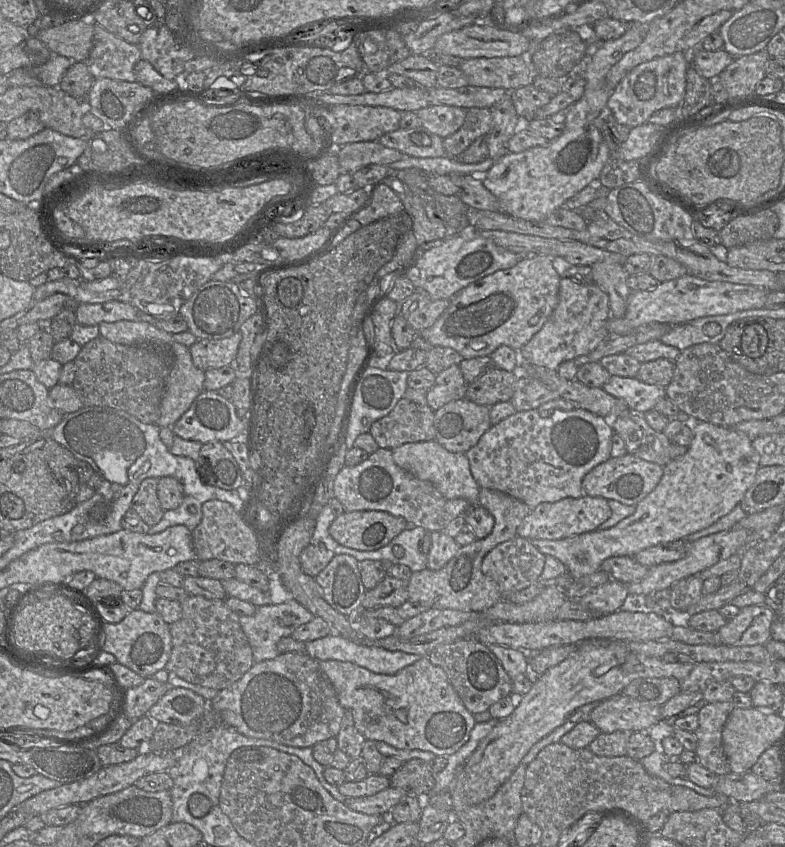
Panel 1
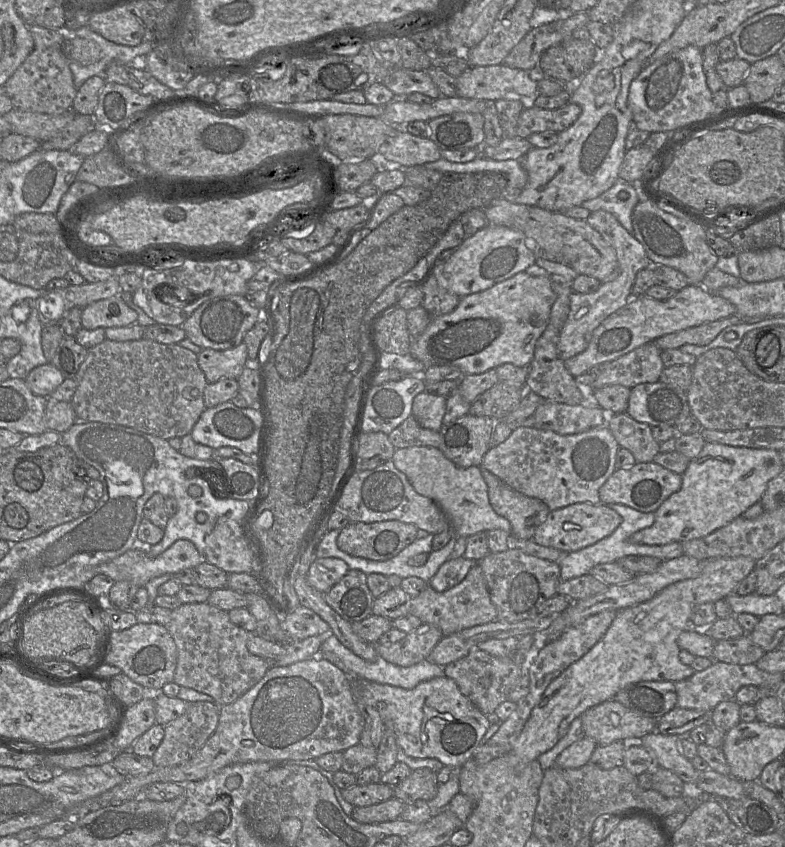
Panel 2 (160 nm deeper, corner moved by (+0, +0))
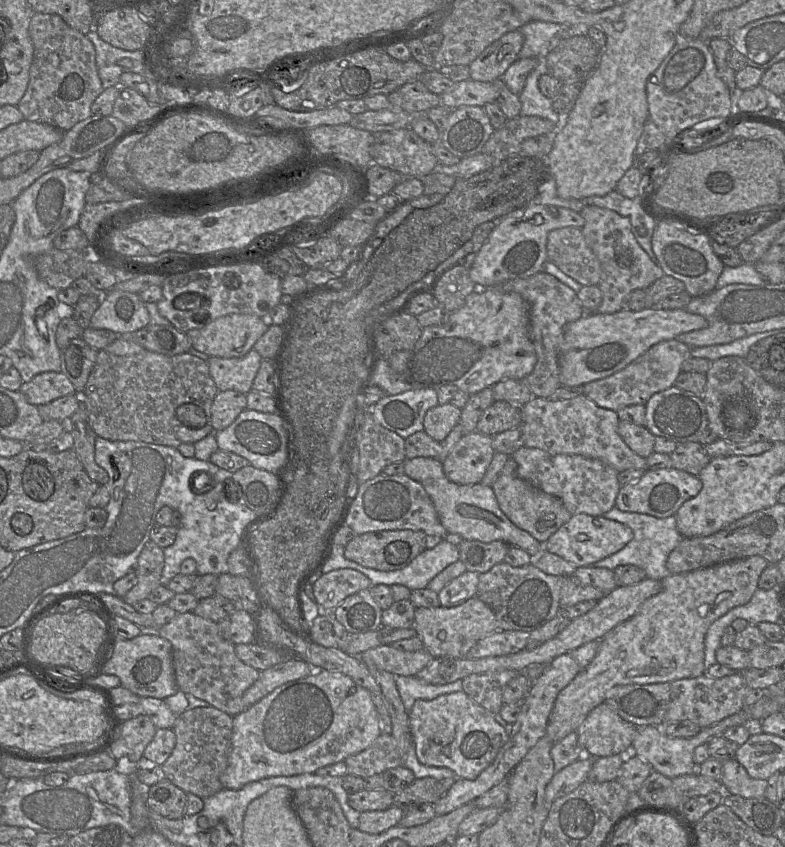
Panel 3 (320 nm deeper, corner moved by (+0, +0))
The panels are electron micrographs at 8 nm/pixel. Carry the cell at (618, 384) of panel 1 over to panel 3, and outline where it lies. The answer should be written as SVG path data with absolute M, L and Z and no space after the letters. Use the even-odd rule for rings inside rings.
M675 386L651 396L645 404L646 428L656 437L661 436L676 444L699 442L708 429L708 416L702 399Z

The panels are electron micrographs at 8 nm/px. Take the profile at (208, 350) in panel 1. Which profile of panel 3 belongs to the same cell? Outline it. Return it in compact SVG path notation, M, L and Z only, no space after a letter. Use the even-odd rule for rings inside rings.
M252 348L245 356L238 358L210 357L209 371L219 391L234 390L247 394L252 390L253 381L262 362L260 354Z

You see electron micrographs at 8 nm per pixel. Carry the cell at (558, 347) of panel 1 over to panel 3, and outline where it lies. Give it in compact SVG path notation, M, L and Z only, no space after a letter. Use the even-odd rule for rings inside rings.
M598 206L585 207L581 215L585 220L582 228L584 238L598 258L602 269L602 277L598 284L602 292L602 301L596 313L619 312L625 309L627 297L633 290L646 289L665 273L660 264L655 264L637 242L629 218Z

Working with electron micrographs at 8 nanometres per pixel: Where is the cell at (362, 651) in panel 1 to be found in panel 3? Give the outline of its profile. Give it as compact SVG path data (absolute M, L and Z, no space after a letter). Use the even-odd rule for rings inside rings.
M394 675L400 698L407 712L416 700L432 700L440 695L463 691L461 680L448 684L429 684L417 676Z

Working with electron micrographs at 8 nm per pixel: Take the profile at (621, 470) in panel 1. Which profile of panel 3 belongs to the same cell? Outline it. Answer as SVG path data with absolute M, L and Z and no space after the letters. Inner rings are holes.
M673 467L646 470L637 481L620 486L615 507L621 511L647 514L656 518L670 517L676 514L684 502L695 497L701 488L699 477L683 470Z

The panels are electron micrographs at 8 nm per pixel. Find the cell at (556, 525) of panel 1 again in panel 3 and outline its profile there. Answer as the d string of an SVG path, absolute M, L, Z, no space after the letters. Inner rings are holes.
M580 513L571 516L544 543L544 548L554 553L575 567L590 566L622 549L633 538L633 531L627 525L604 518Z

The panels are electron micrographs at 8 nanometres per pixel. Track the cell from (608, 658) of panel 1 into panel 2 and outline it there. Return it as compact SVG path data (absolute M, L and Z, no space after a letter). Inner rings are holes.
M745 556L701 561L704 561L704 568L696 578L671 584L646 602L617 611L604 636L547 686L515 740L511 753L522 762L537 759L566 734L576 717L592 706L613 699L629 684L640 681L677 682L695 673L691 666L680 661L677 643L684 630L694 630L691 621L693 608L735 593L739 583L754 570L756 564L756 560Z

